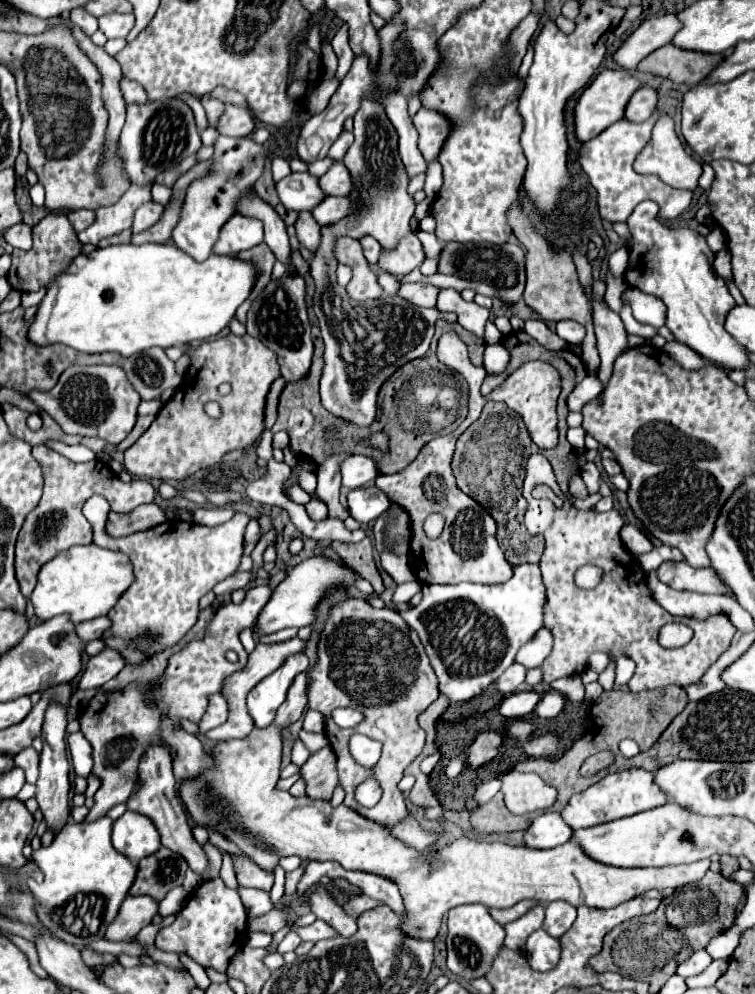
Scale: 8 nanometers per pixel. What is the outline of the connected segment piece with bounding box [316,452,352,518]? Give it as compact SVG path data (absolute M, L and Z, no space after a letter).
M350 452L342 454L330 454L324 458L324 462L318 466L318 488L316 494L328 504L330 518L346 518L348 512L338 502L338 490L340 490L340 464L350 458Z

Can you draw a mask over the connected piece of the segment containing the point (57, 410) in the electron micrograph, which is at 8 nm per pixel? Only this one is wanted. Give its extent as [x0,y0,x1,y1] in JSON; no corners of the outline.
[30,366,138,446]

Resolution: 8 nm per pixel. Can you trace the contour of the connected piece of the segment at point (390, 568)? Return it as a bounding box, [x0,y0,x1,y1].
[380,552,416,584]

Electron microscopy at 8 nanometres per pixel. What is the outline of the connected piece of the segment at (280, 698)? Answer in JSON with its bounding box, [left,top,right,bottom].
[248,652,310,728]

